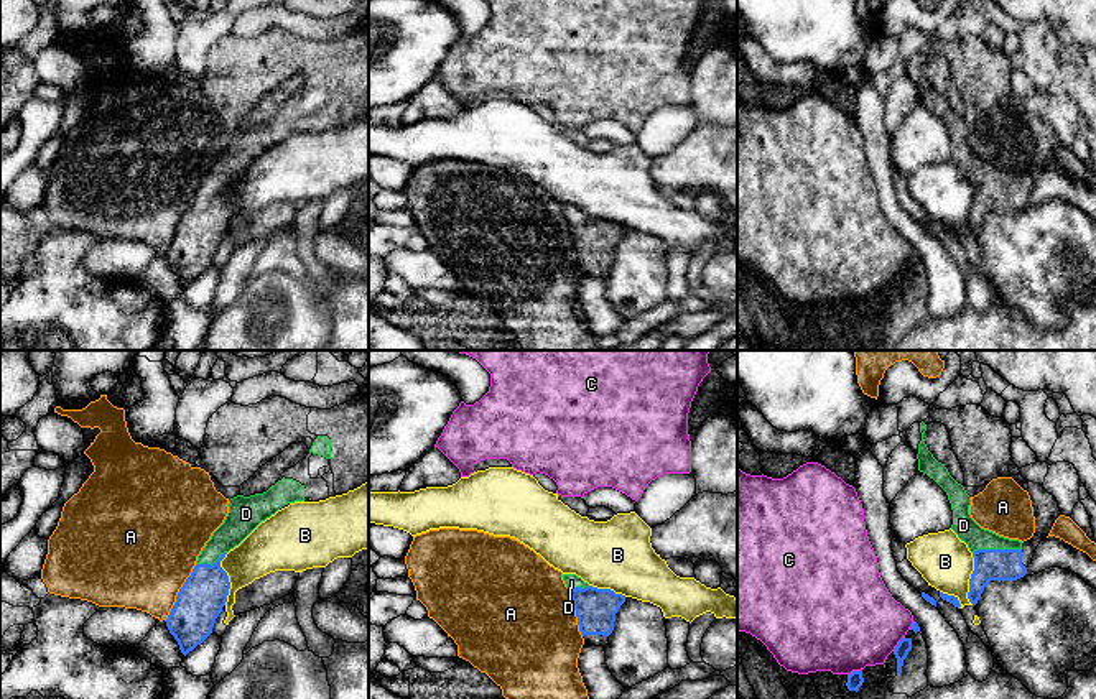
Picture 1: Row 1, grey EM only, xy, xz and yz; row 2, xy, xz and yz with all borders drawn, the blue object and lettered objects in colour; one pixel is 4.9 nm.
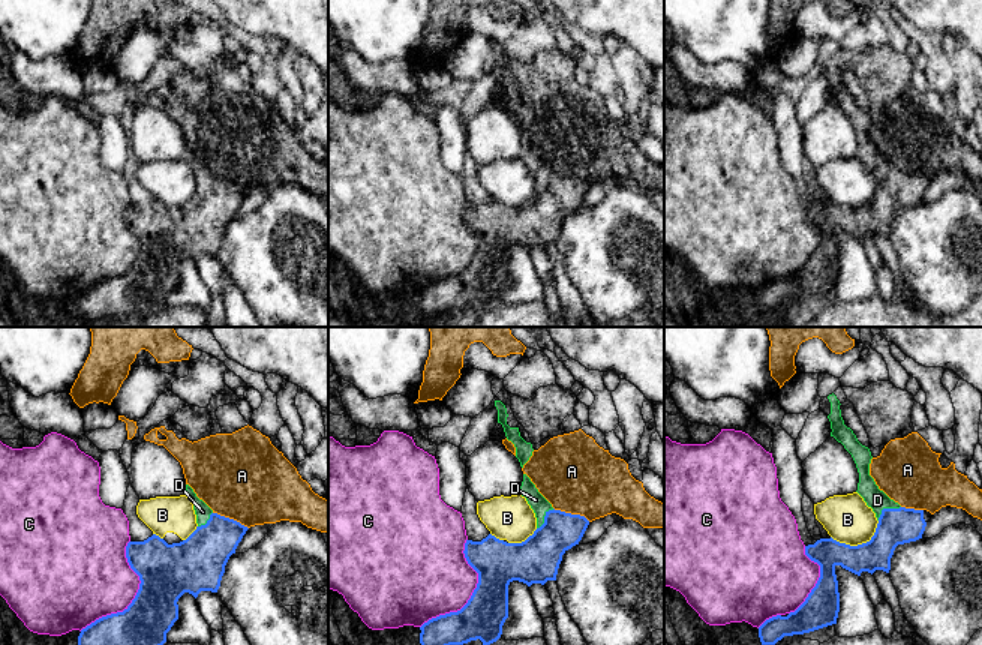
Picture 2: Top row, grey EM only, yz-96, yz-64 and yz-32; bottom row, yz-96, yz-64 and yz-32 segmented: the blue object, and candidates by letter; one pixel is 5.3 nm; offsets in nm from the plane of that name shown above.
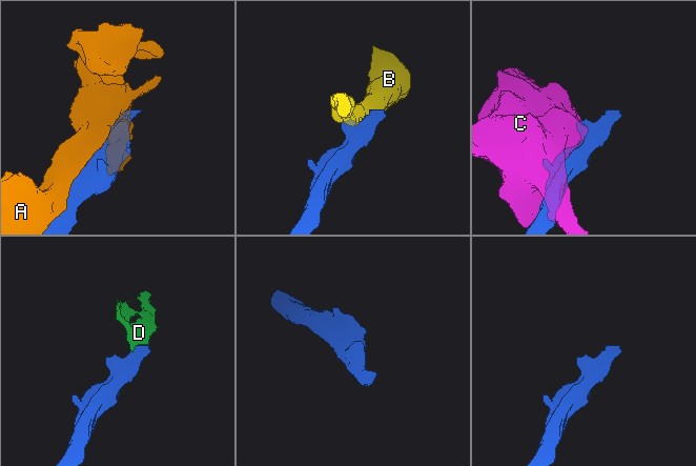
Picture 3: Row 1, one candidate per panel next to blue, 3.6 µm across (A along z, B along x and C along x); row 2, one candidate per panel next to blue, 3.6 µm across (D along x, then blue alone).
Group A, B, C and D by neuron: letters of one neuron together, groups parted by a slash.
A / B / C / D

